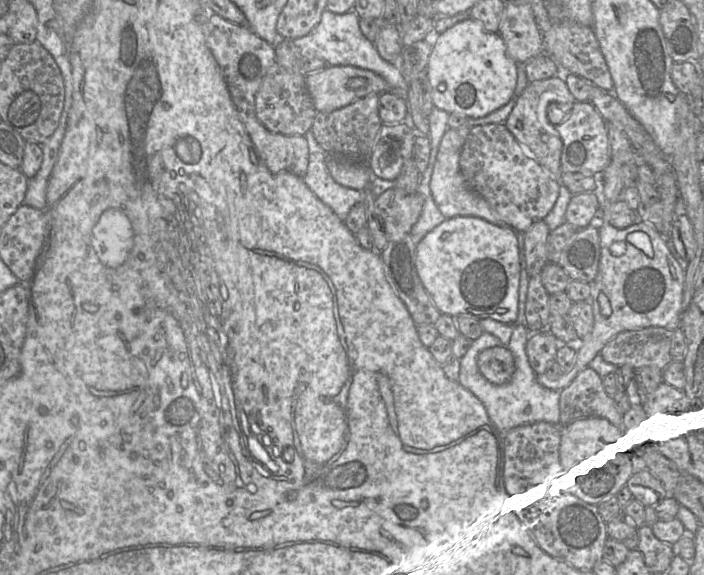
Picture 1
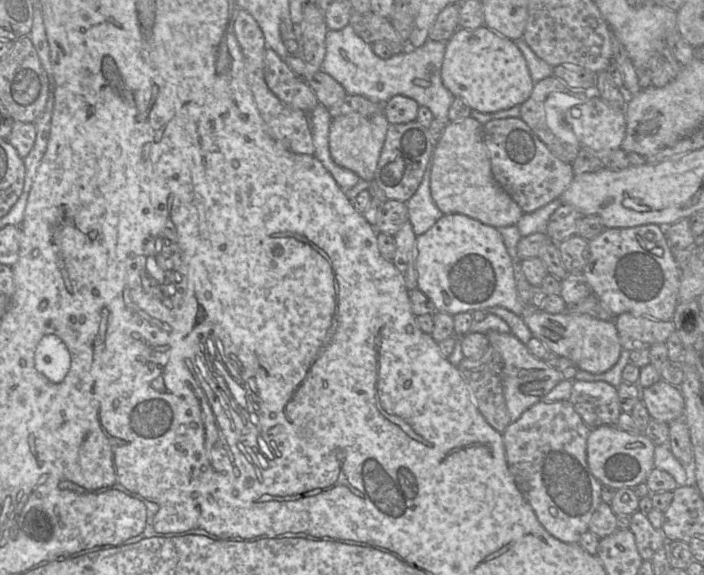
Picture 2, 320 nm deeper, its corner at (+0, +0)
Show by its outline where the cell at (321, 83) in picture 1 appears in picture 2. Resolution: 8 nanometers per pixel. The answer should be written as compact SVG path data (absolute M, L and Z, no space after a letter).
M485 25L474 30L458 28L446 42L441 67L443 85L454 97L461 98L472 110L494 113L520 106L531 95L534 87L527 62L513 40L499 36Z

